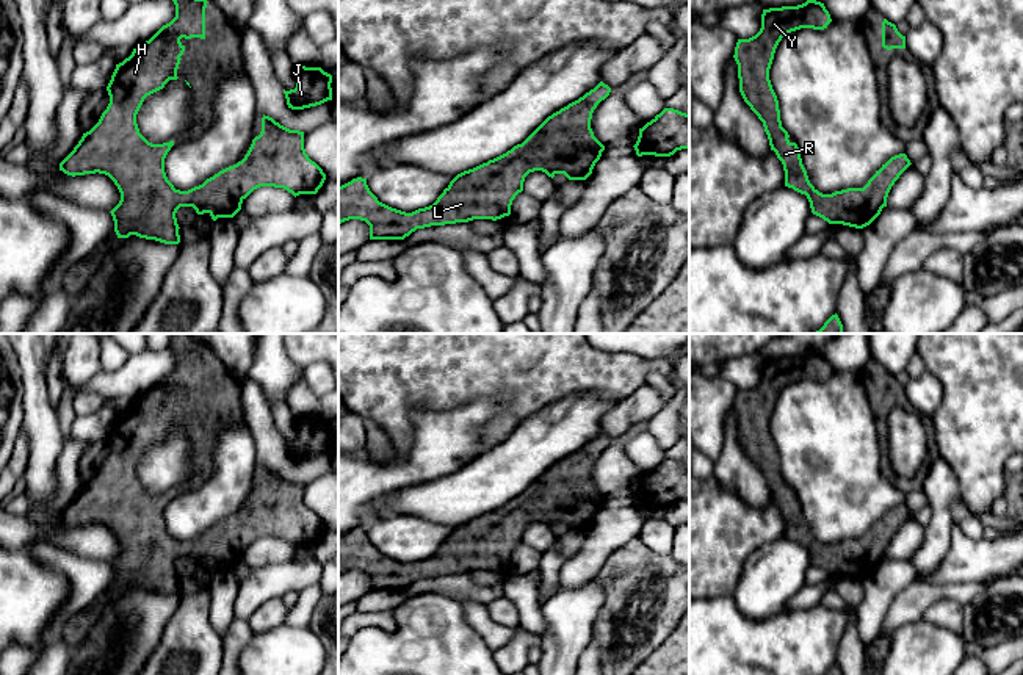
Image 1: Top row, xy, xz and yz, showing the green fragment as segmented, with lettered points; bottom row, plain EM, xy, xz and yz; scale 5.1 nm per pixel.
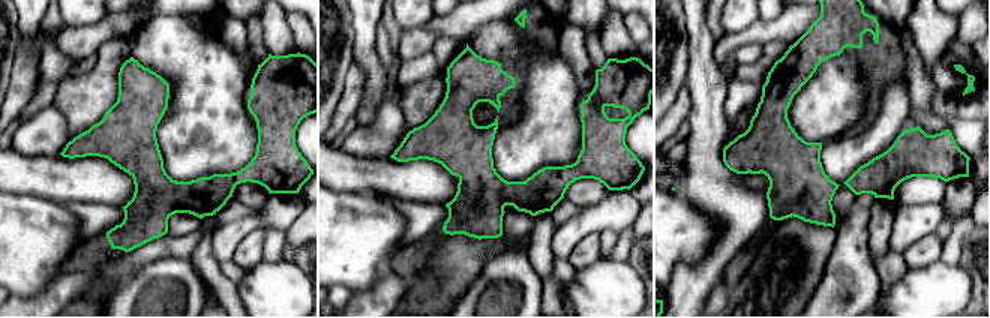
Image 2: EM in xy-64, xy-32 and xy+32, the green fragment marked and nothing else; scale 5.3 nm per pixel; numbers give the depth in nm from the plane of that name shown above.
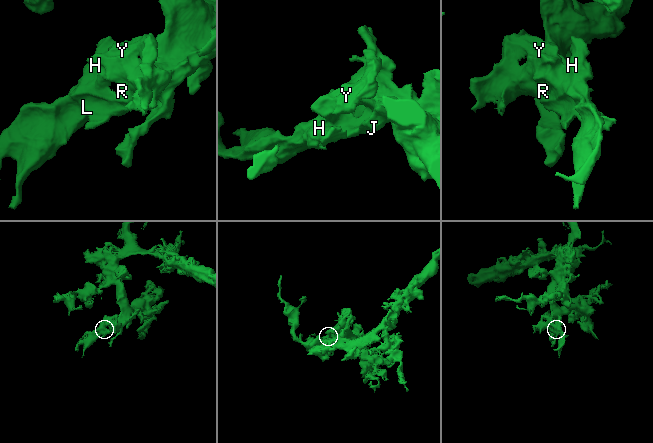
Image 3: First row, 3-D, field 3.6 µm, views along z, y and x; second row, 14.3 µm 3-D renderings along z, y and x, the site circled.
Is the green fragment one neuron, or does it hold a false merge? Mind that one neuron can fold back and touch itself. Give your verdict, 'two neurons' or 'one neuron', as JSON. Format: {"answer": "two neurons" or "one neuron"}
{"answer": "one neuron"}

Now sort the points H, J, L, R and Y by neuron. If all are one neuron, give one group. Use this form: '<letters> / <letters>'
H J L R Y

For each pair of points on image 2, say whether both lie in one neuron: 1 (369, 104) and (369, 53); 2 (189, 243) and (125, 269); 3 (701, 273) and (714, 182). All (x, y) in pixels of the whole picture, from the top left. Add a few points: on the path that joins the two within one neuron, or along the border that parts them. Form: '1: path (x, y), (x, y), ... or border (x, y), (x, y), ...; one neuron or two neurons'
1: path (372, 92), (371, 65); one neuron
2: path (173, 246), (158, 248), (141, 257); one neuron
3: path (722, 251), (731, 242), (731, 204); one neuron

